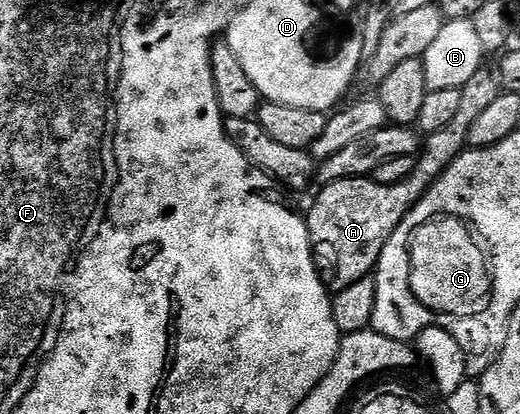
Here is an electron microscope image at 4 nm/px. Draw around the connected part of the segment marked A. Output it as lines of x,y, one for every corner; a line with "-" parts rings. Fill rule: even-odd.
482,66
478,70
478,74
474,74
474,78
470,78
468,85
460,89
462,102
456,117
443,130
434,130
427,133
426,147
419,153
416,169
409,174
406,180
399,180
397,184
380,184
377,180
371,178
355,176
338,182
330,182
319,189
321,192
317,194
312,209
306,212
306,219
308,222
308,237
312,243
312,257
316,263
320,281
323,282
329,293
335,294
346,290
346,286
358,282
358,278
373,275
376,263
380,261
380,255
390,238
390,234
394,234
394,230
400,225
405,214
423,198
425,192
440,177
441,172
446,171
465,152
468,148
470,125
476,121
478,114
483,114
492,105
494,98
498,98
501,91
502,81
499,75
493,69
491,72
488,66

